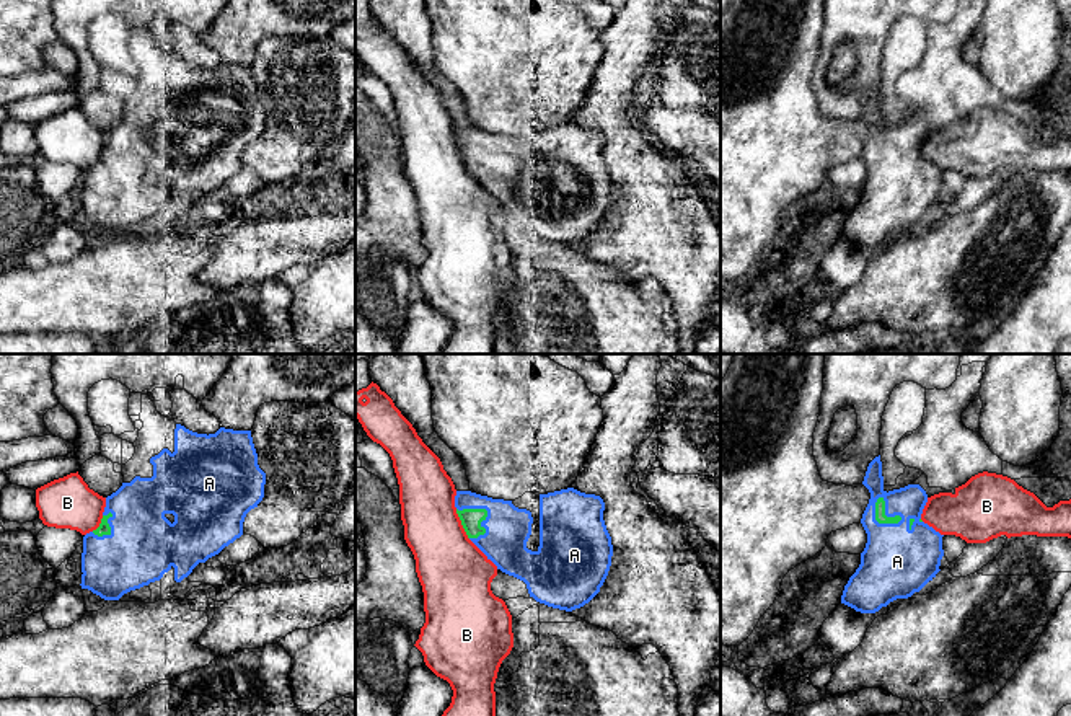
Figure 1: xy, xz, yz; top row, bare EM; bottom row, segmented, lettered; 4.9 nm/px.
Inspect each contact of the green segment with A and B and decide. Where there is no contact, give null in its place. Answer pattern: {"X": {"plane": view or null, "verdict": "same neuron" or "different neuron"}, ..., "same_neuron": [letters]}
{"A": {"plane": "yz", "verdict": "same neuron"}, "B": {"plane": "xz", "verdict": "different neuron"}, "same_neuron": ["A"]}

